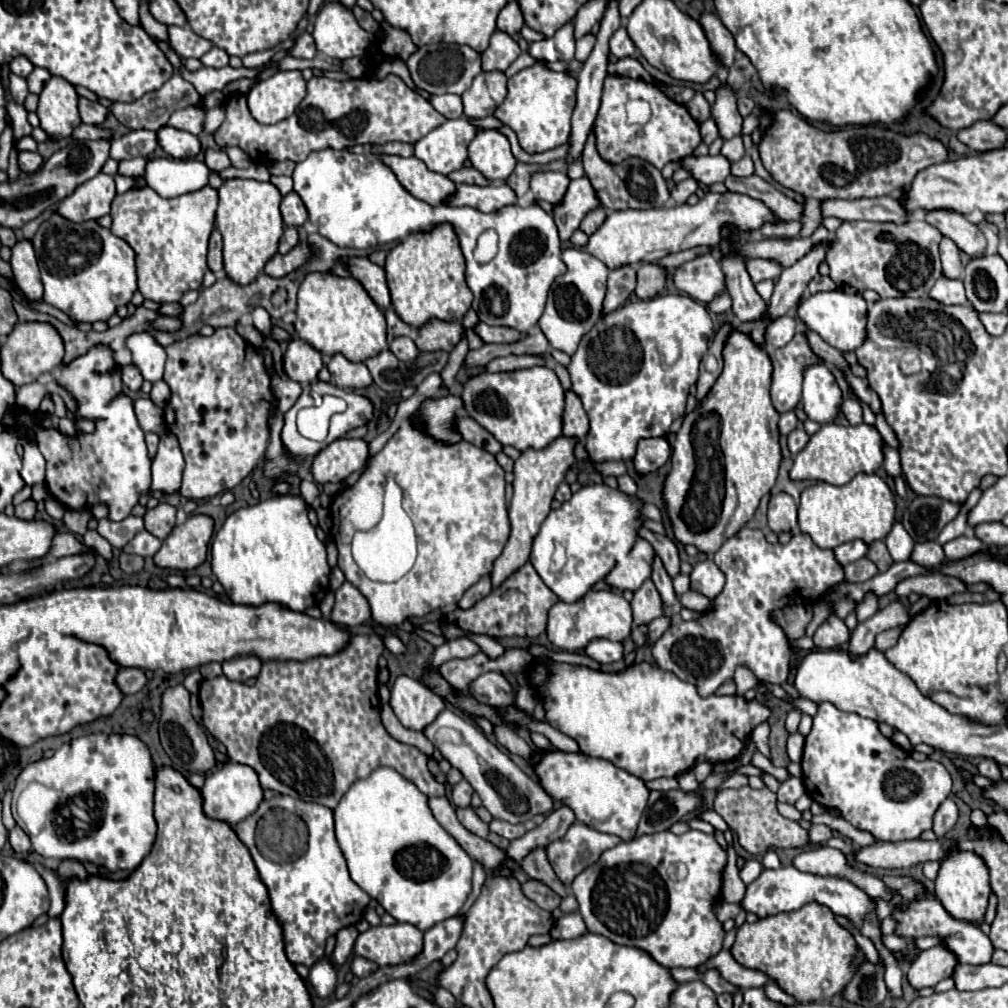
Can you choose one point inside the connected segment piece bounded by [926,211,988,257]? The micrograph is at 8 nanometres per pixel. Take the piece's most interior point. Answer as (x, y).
(968, 237)

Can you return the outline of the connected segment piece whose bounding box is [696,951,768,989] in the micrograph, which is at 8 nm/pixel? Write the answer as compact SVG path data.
M720 951L718 955L706 959L706 963L702 963L702 967L696 967L698 973L706 973L708 969L716 969L722 979L726 979L728 983L748 989L748 987L762 987L764 983L768 983L768 977L760 971L752 971L742 967L732 955L730 951Z

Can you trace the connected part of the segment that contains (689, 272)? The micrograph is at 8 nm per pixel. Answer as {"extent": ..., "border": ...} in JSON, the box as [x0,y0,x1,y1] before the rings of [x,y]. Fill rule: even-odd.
{"extent":[674,253,726,303],"border":[[[716,253],[702,255],[694,261],[680,265],[674,271],[674,285],[680,291],[686,291],[692,299],[710,303],[716,297],[726,293],[726,275],[718,263]]]}

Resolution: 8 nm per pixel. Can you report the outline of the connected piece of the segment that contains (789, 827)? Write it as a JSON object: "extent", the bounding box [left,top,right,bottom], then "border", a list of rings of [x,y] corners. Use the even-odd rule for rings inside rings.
{"extent":[714,787,808,855],"border":[[[768,787],[752,789],[722,789],[714,799],[714,811],[728,823],[730,831],[736,833],[738,843],[752,855],[764,855],[768,849],[788,849],[808,845],[808,833],[802,825],[782,817],[776,809],[776,793]]]}

